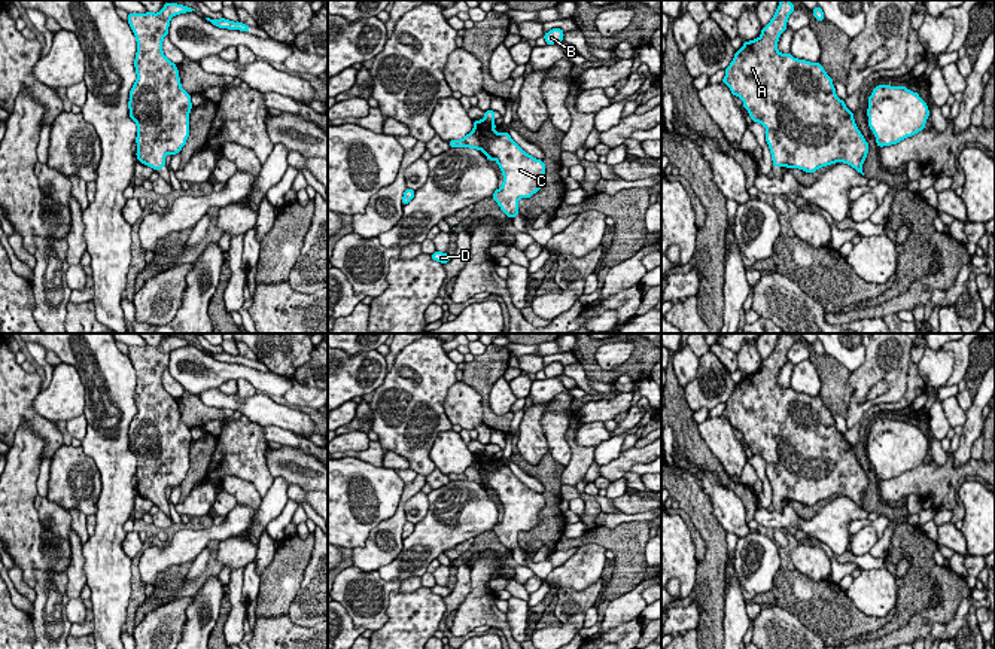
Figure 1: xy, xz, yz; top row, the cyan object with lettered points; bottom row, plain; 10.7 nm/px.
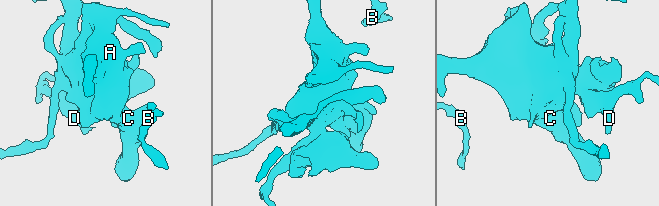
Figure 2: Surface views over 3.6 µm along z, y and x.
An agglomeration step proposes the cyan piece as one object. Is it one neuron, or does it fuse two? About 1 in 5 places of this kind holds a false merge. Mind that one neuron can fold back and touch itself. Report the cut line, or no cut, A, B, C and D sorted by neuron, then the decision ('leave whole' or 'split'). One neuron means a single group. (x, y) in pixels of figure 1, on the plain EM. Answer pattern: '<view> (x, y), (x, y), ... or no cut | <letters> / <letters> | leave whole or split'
no cut | A B C D | leave whole

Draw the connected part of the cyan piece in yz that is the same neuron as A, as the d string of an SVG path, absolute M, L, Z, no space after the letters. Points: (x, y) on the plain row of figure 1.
M781 333L770 356L761 363L758 372L745 375L736 384L733 394L725 402L722 417L731 427L743 433L752 455L766 460L773 500L792 500L806 506L843 496L862 506L862 496L868 487L868 476L858 463L853 447L836 429L833 412L819 396L797 393L791 387L781 387L778 375L788 362L788 350L795 339Z

